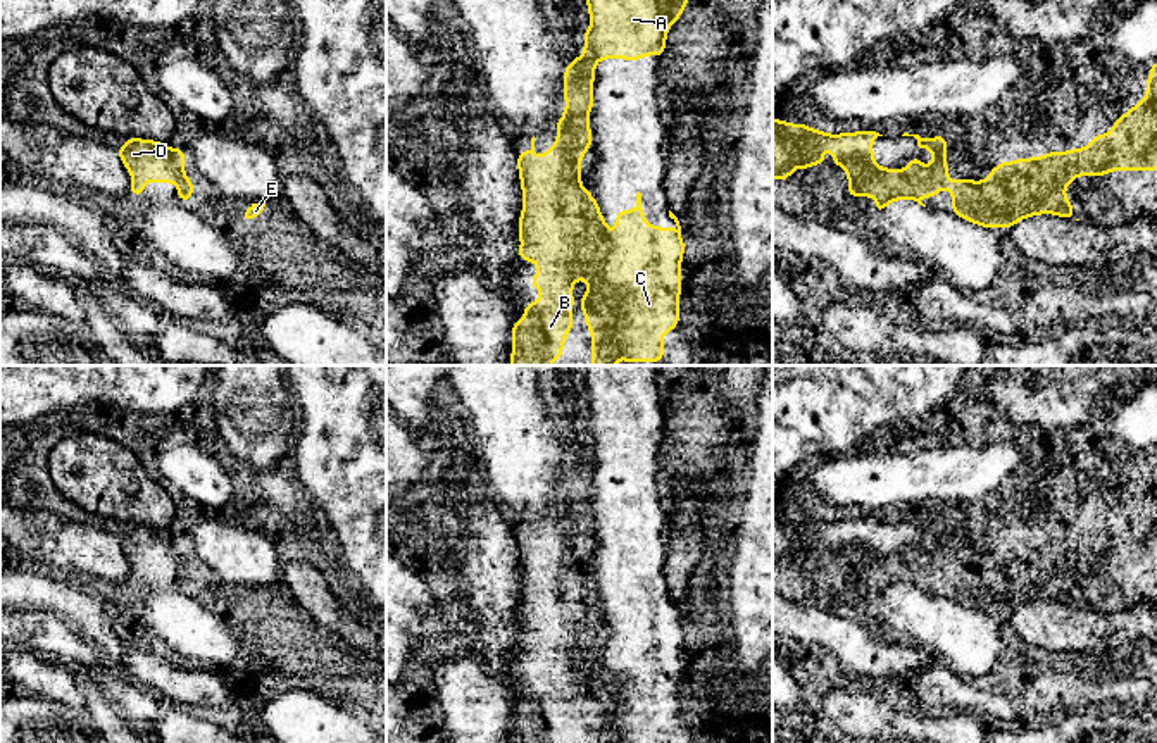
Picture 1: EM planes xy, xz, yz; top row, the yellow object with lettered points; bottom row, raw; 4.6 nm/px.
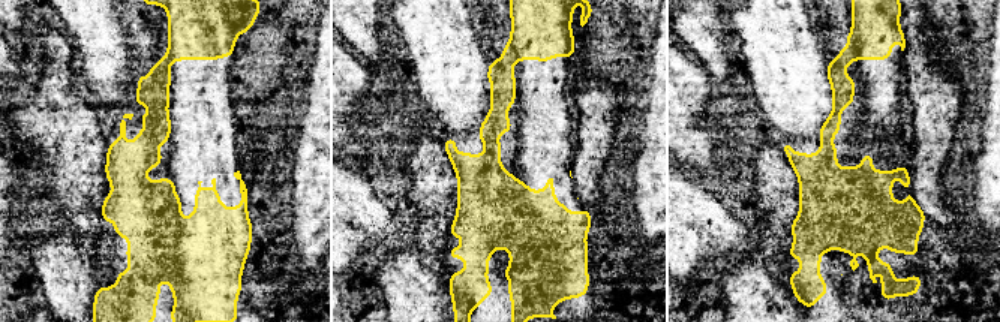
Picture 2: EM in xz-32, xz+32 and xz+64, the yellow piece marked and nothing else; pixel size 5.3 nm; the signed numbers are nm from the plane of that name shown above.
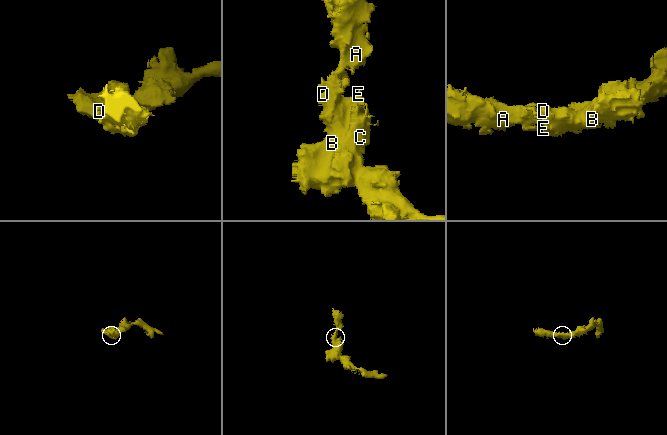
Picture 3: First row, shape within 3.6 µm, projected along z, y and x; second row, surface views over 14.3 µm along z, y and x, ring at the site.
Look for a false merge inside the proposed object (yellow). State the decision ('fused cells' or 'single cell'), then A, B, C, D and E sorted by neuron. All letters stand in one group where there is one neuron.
single cell | A B C D E

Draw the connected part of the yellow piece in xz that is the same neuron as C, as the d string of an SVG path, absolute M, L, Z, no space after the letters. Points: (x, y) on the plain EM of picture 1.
M585 365L585 384L590 388L586 398L591 410L585 417L585 440L566 452L564 484L567 493L564 503L555 507L557 528L543 543L535 541L535 522L531 536L519 538L517 552L524 593L519 603L519 626L522 633L517 643L535 648L540 653L538 662L529 664L531 672L540 674L540 688L529 688L524 693L521 709L512 710L512 743L562 743L564 726L574 714L572 696L572 669L585 665L590 669L581 686L585 710L591 717L591 743L664 743L662 722L674 715L679 709L679 677L681 677L681 645L685 629L681 626L681 612L678 603L669 596L669 603L678 615L657 614L643 605L641 579L636 579L636 595L616 600L616 621L600 602L598 588L590 576L581 572L581 541L588 540L591 531L591 517L588 500L593 493L593 464L595 450L602 445L638 446L645 441L664 441L667 414L676 410L681 398L688 391L688 371L681 365Z

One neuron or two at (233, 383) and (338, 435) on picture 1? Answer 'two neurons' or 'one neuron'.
two neurons

